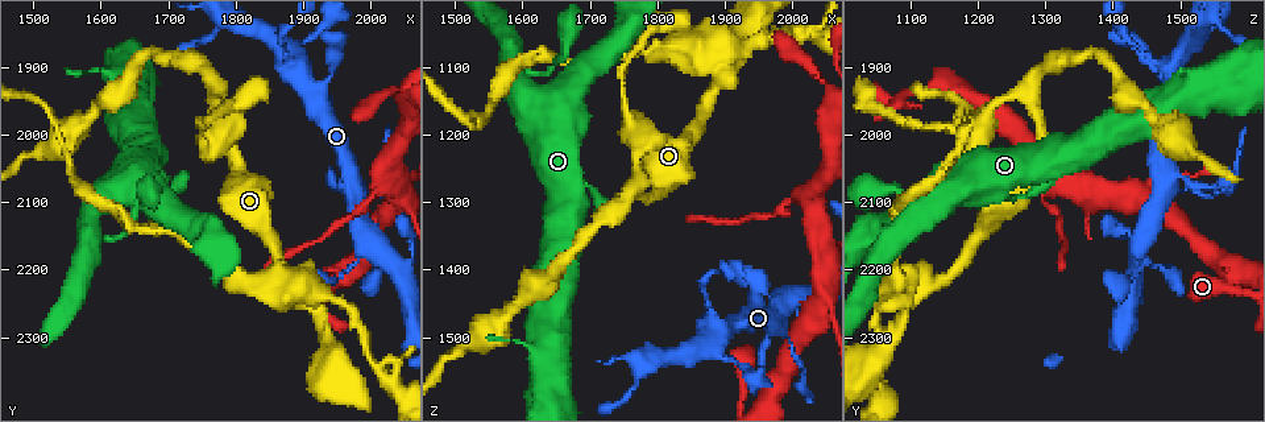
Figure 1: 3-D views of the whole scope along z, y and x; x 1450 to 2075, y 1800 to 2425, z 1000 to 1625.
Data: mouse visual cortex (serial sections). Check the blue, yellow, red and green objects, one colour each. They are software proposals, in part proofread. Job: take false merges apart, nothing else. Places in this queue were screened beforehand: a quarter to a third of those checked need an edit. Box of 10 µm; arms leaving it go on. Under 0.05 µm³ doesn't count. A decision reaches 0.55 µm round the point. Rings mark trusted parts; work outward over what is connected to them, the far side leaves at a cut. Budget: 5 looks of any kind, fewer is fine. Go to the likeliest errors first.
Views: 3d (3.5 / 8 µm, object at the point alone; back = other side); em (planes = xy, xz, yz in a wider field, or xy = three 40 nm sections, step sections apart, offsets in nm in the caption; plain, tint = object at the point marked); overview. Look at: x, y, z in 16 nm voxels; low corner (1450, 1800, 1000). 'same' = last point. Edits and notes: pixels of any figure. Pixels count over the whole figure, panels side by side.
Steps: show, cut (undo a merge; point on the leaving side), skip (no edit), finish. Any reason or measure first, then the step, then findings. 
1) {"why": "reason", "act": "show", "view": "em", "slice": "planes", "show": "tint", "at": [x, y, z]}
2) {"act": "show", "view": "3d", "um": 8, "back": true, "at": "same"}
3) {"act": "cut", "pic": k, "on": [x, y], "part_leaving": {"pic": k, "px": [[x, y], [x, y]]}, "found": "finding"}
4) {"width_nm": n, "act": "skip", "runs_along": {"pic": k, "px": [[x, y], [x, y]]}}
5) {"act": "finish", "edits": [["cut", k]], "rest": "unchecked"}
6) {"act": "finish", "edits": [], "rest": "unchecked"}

{"why": "abrupt turn", "act": "show", "view": "3d", "um": 3.5, "at": [1770, 1980, 1205]}

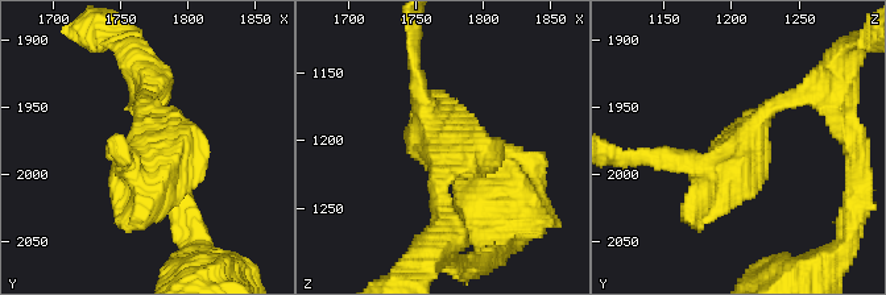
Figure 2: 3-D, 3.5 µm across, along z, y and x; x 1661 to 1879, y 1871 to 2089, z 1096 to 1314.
{"act": "show", "view": "em", "slice": "xy", "step": 5, "show": "tint", "at": [1772, 1982, 1208]}

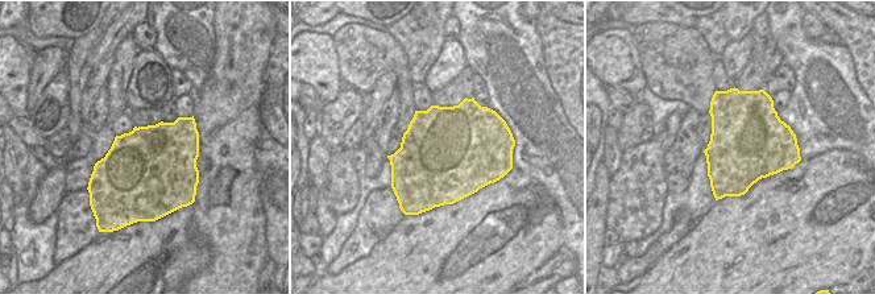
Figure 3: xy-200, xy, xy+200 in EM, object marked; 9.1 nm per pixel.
{"act": "skip", "runs_along": {"pic": 2, "px": [[781, 100], [729, 169], [651, 157]]}, "found": "one cell here"}

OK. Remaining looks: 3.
{"why": "narrows sharply", "act": "show", "view": "3d", "um": 3.5, "at": [2005, 2090, 1530]}

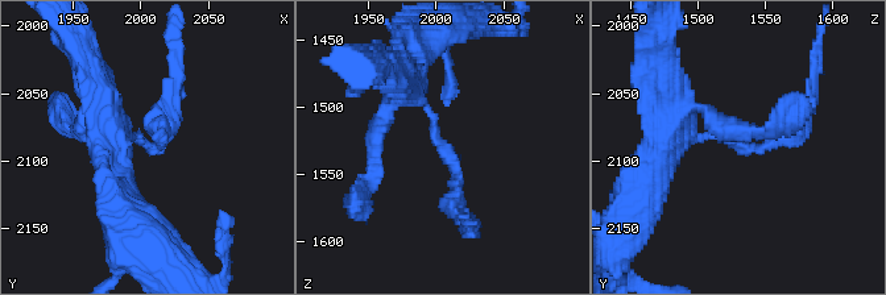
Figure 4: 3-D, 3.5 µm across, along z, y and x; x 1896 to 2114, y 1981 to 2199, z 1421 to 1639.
{"why": "shape alone is not enough", "act": "show", "view": "em", "slice": "xy", "step": 5, "show": "plain", "at": [2004, 2088, 1528]}

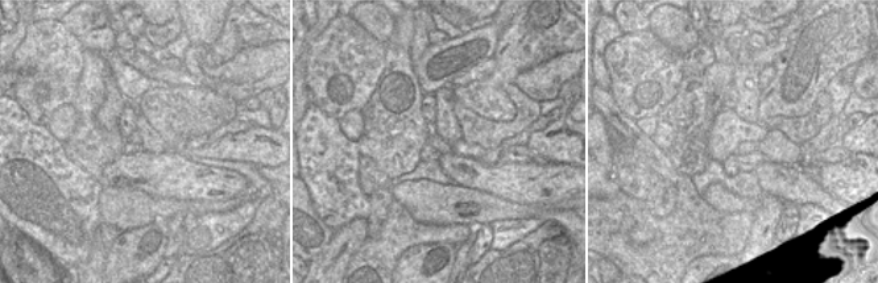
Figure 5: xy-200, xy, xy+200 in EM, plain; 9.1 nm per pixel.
{"act": "show", "view": "em", "slice": "xy", "step": 5, "show": "tint", "at": "same"}

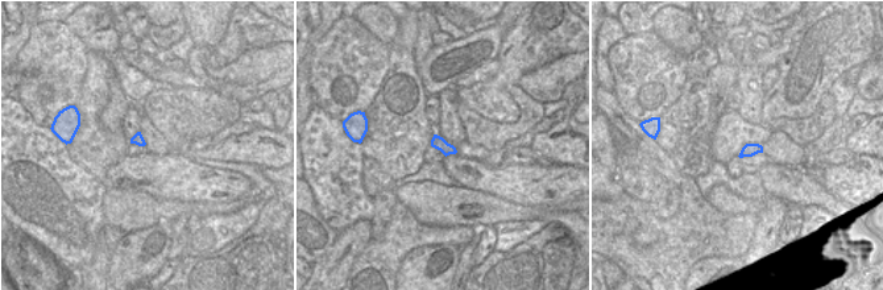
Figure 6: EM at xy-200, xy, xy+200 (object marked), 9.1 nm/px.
{"arm_widths_nm": [250, 300], "act": "skip", "runs_along": {"pic": 4, "px": [[400, 74], [456, 166], [456, 212]]}, "found": "all the same cell"}

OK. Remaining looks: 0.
{"act": "finish", "edits": [], "rest": "unchecked"}

